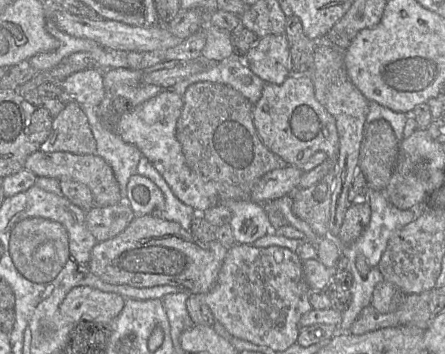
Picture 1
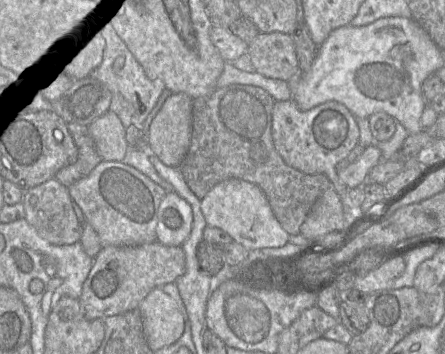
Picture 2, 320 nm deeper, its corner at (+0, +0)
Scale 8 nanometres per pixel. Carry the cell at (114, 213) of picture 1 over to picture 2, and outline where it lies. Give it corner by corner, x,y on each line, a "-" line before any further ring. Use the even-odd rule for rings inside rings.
52,178
23,192
22,203
25,219
42,238
54,245
70,245
80,242
81,225
74,212
68,187
61,184
56,178

